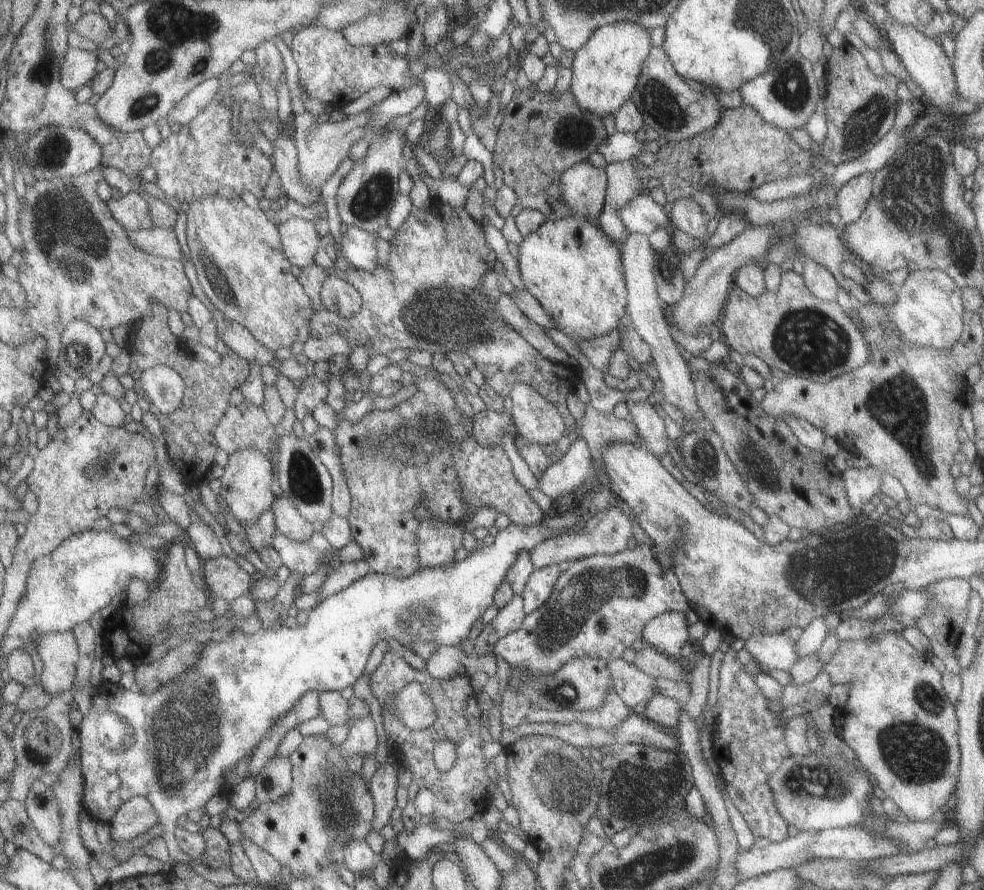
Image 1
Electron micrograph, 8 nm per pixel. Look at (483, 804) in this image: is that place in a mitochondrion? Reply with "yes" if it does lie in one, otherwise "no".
no

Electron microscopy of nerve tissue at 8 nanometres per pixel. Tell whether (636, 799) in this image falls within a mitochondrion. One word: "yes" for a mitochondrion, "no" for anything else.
yes

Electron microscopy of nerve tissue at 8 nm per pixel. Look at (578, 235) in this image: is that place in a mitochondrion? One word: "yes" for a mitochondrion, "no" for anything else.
no

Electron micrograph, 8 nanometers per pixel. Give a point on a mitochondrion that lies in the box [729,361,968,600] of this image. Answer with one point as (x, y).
(898, 404)

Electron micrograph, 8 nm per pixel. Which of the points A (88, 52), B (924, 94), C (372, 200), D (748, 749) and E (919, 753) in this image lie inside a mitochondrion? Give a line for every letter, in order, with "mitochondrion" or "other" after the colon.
A: other
B: other
C: mitochondrion
D: other
E: mitochondrion

